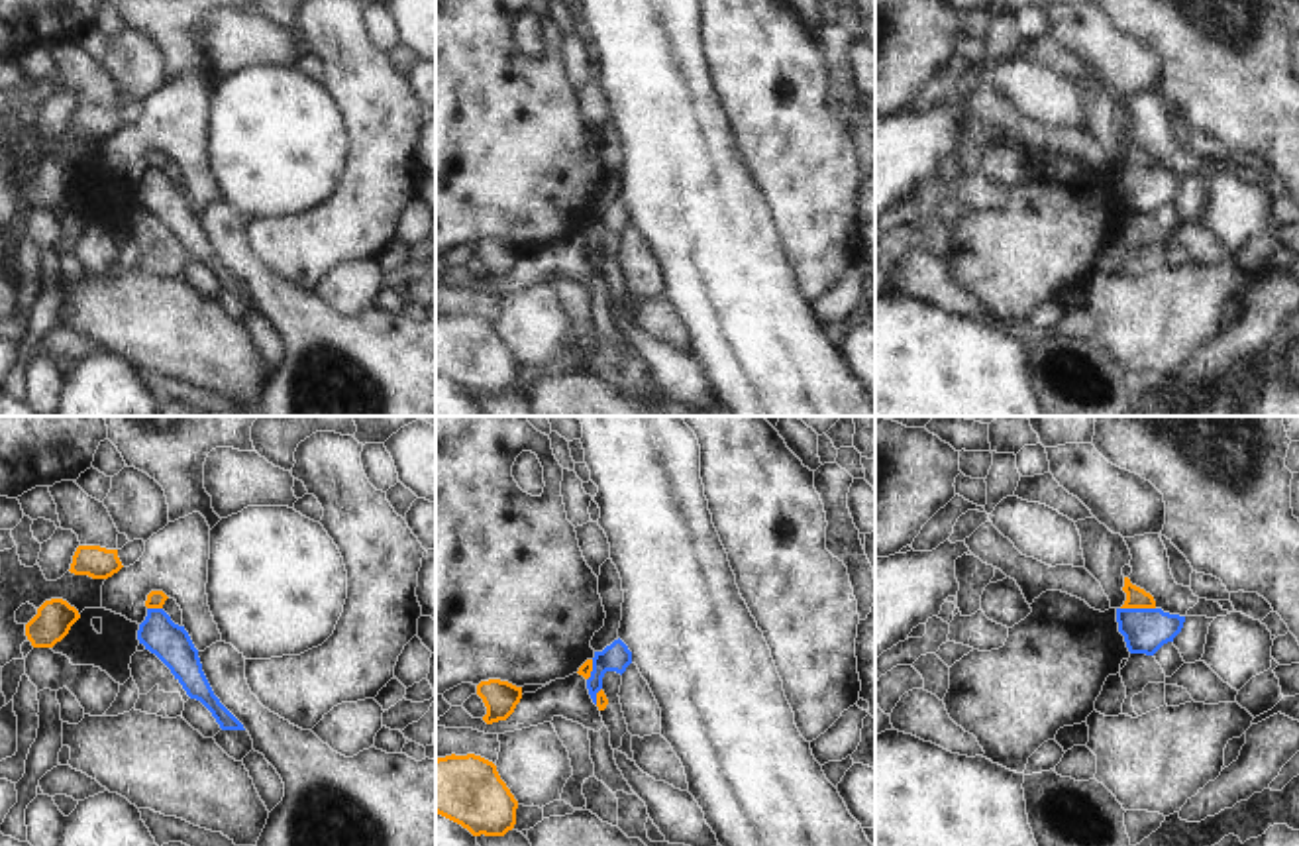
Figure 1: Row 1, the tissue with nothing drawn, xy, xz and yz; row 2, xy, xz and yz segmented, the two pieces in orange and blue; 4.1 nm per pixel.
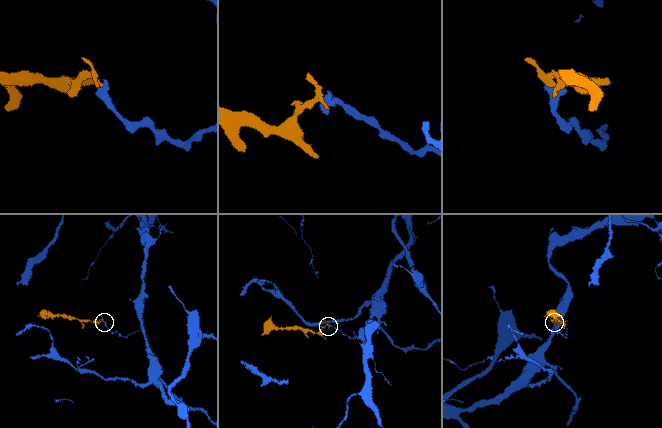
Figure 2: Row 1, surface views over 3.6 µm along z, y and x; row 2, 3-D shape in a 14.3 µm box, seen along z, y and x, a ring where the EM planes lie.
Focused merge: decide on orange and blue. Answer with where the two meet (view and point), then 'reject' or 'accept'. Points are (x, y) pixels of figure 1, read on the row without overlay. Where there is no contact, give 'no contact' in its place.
contact yz (1139, 167); reject

